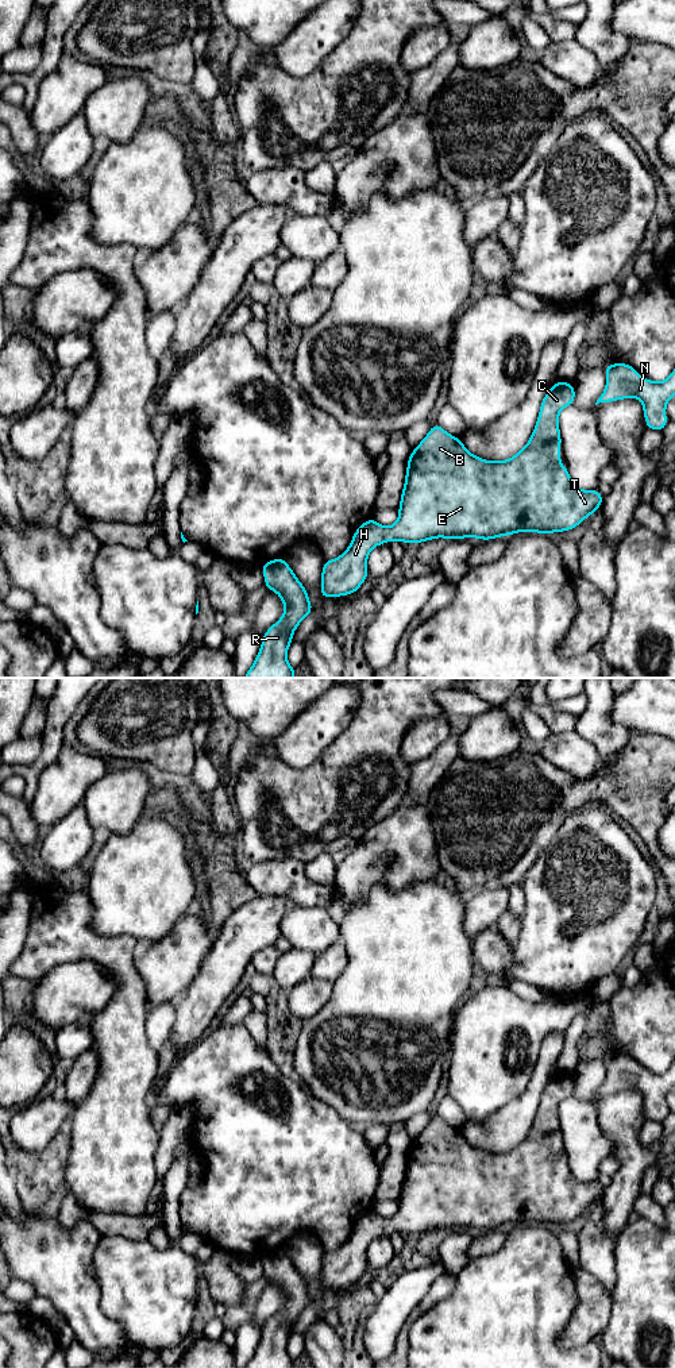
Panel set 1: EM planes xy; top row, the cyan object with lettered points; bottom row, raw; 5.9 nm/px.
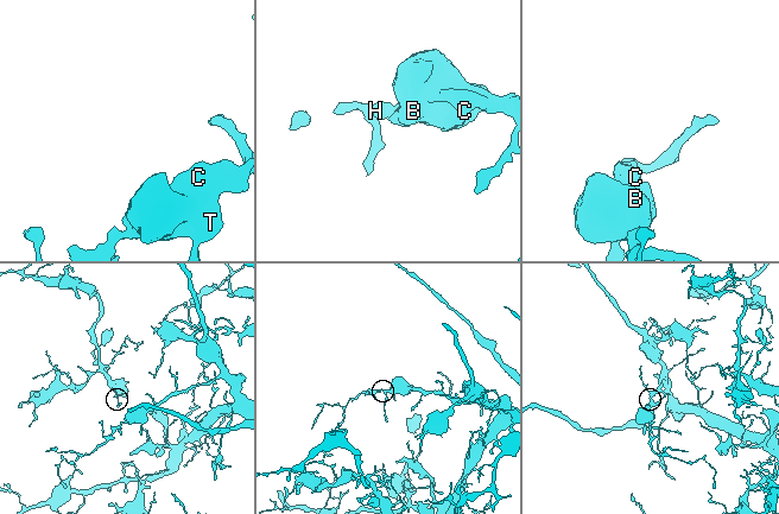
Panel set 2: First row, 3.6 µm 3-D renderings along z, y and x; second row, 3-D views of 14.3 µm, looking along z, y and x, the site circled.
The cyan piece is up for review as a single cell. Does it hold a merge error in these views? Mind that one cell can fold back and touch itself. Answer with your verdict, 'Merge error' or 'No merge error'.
No merge error

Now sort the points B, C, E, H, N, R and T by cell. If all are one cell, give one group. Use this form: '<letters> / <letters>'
B C E H N R T

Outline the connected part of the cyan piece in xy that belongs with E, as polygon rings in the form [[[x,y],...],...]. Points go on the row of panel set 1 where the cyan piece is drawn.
[[[556,381],[541,401],[537,423],[526,446],[510,459],[498,462],[472,455],[459,438],[450,435],[435,421],[408,459],[398,520],[390,528],[373,517],[364,521],[354,532],[350,547],[340,556],[324,562],[321,597],[356,593],[369,578],[366,563],[370,551],[390,540],[401,543],[423,543],[436,537],[490,540],[517,532],[564,532],[594,515],[602,505],[603,496],[598,489],[576,488],[567,466],[560,465],[559,412],[574,405],[574,401],[574,384]]]

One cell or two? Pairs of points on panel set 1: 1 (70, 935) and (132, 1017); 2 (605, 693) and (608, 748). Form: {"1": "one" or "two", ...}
{"1": "one", "2": "one"}

